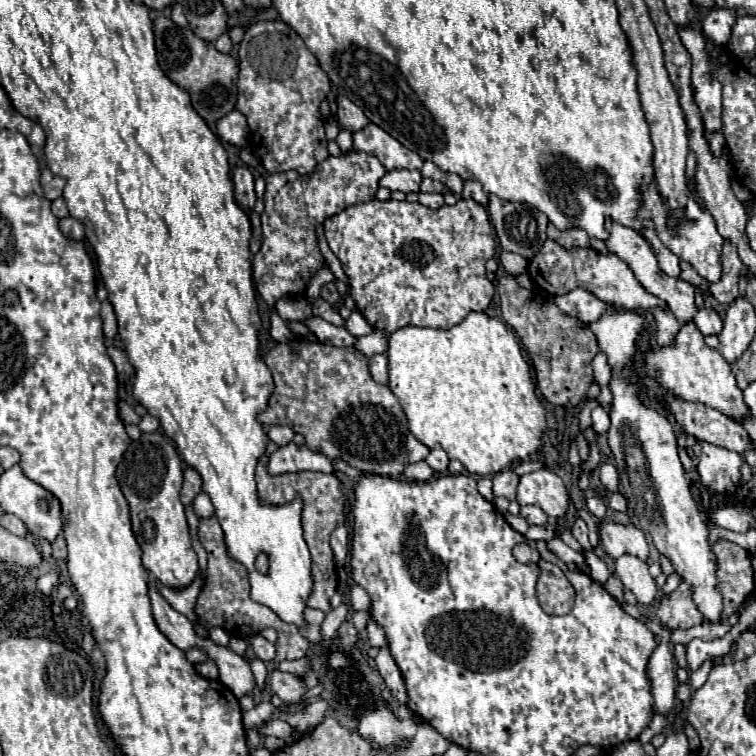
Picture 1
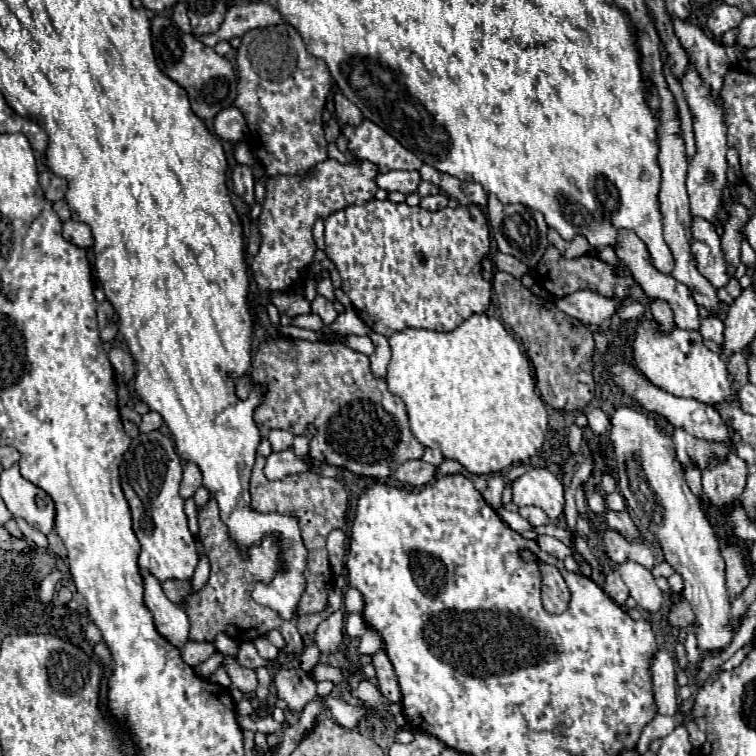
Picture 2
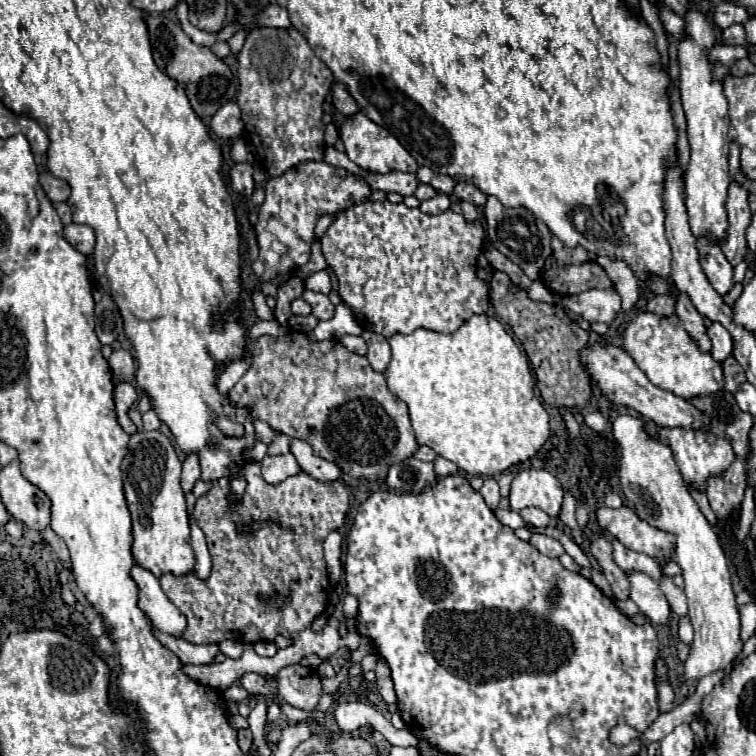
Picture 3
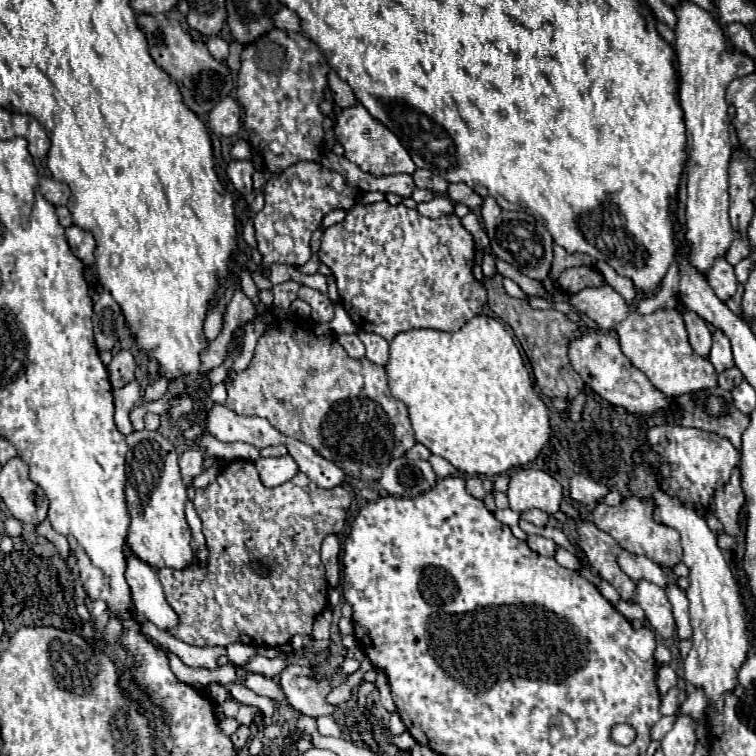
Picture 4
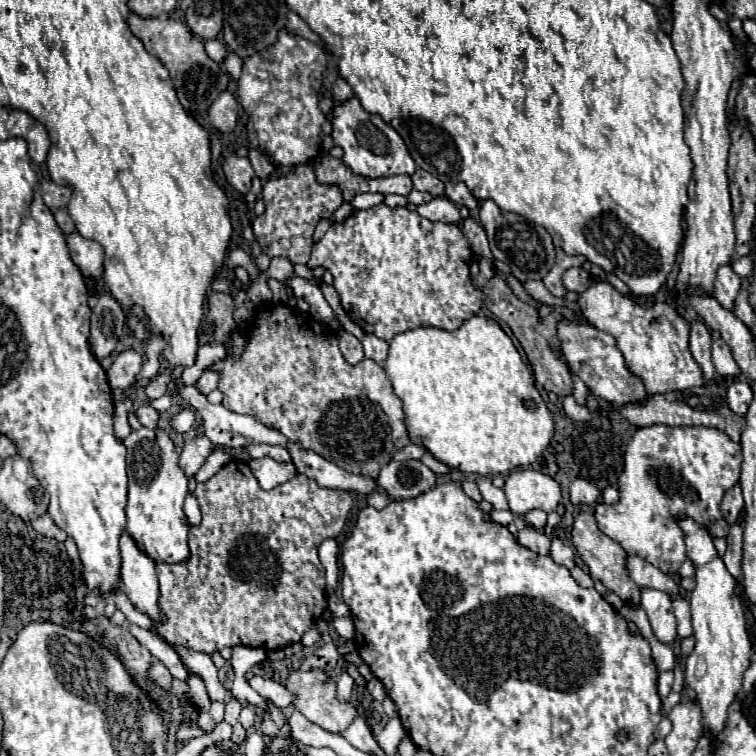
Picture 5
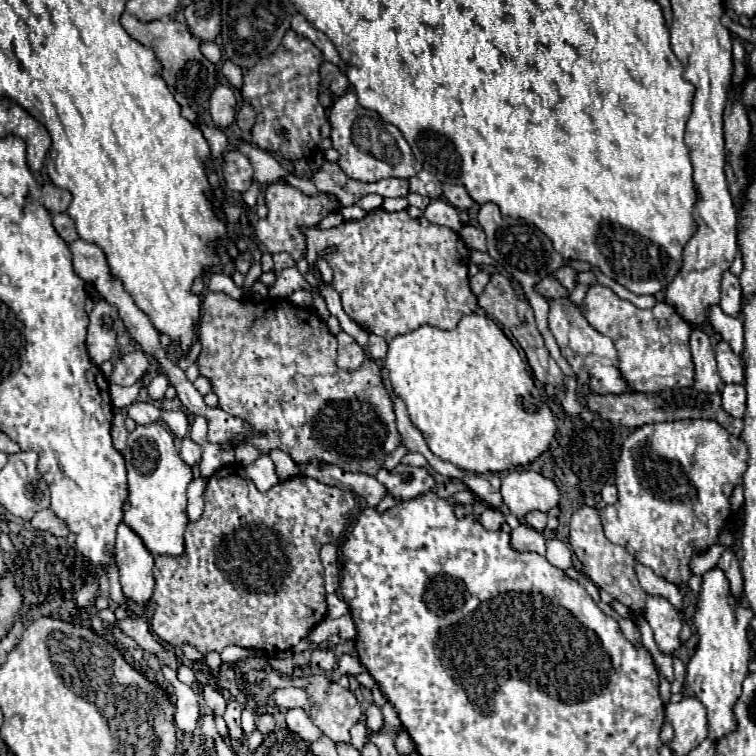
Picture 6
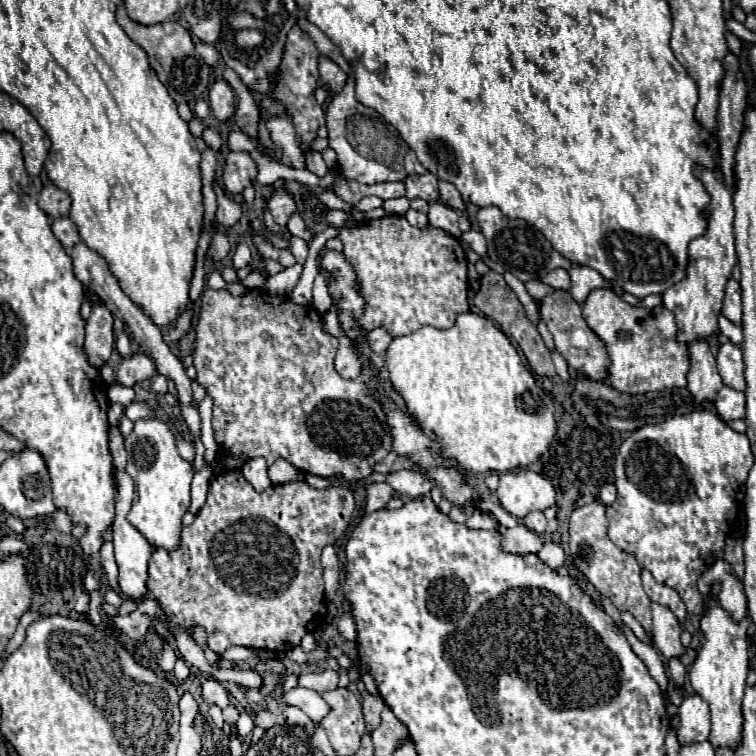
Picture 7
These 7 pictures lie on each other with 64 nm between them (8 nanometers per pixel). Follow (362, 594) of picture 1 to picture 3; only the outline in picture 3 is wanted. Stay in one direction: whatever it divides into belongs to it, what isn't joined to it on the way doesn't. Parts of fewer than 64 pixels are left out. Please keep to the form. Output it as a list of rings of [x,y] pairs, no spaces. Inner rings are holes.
[[[346,594],[342,600],[342,608],[344,608],[344,616],[346,618],[354,618],[358,614],[358,600],[352,594]]]

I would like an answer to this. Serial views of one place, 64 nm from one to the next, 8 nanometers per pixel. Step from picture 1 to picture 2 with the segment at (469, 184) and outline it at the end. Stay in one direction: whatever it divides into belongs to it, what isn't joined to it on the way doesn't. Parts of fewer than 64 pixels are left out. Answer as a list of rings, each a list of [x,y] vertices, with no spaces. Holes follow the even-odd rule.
[[[464,182],[464,184],[462,184],[462,190],[464,190],[466,198],[468,198],[472,204],[486,206],[486,198],[488,198],[488,194],[484,192],[484,188],[482,188],[478,182]]]

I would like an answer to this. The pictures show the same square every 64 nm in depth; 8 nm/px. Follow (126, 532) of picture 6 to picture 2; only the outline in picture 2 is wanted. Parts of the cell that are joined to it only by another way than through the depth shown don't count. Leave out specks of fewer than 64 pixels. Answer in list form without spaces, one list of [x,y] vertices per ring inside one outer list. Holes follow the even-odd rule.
[[[144,572],[144,588],[146,606],[150,612],[154,612],[154,624],[158,632],[162,632],[162,636],[166,636],[166,640],[170,640],[174,646],[182,648],[190,640],[190,620],[186,612],[166,598],[160,582],[148,572]]]

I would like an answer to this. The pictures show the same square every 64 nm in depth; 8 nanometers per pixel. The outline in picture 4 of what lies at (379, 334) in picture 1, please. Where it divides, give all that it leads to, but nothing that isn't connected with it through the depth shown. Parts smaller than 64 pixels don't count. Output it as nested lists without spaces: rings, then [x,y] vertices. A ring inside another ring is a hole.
[[[342,334],[338,336],[338,342],[342,344],[342,348],[354,356],[354,358],[364,358],[364,344],[360,342],[360,338],[356,334]]]

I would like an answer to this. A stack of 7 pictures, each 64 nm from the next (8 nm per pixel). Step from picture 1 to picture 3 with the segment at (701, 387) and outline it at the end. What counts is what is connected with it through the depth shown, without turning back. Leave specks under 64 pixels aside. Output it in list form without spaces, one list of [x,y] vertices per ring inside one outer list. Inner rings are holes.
[[[648,312],[636,314],[624,330],[624,350],[634,358],[636,366],[648,376],[648,380],[666,392],[682,398],[694,398],[724,390],[722,364],[716,362],[710,352],[698,350],[698,344],[678,324],[676,316],[664,318]]]

